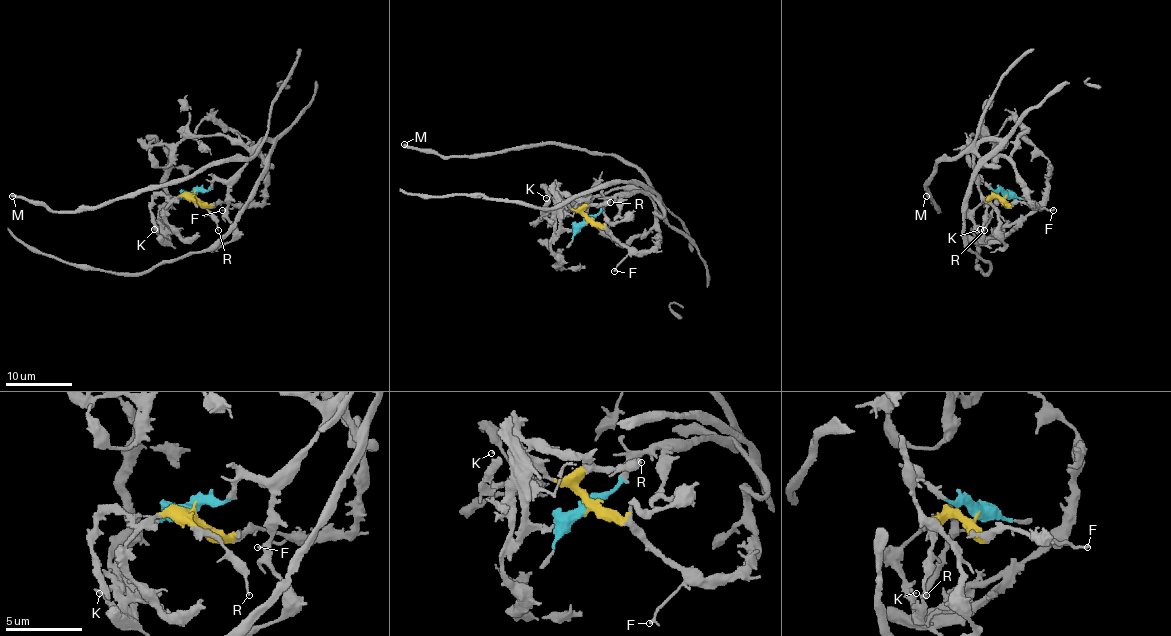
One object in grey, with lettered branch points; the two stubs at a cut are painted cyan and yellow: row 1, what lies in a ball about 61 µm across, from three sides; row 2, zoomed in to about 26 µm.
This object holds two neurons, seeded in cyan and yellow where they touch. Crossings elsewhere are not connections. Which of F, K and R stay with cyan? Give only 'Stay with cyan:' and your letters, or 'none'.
Stay with cyan: none

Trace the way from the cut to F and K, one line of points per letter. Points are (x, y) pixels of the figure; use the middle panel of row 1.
F: (587, 224), (605, 227), (628, 250), (628, 255), (613, 271)
K: (587, 224), (587, 219), (577, 210), (557, 207), (544, 212), (549, 199), (545, 197)

